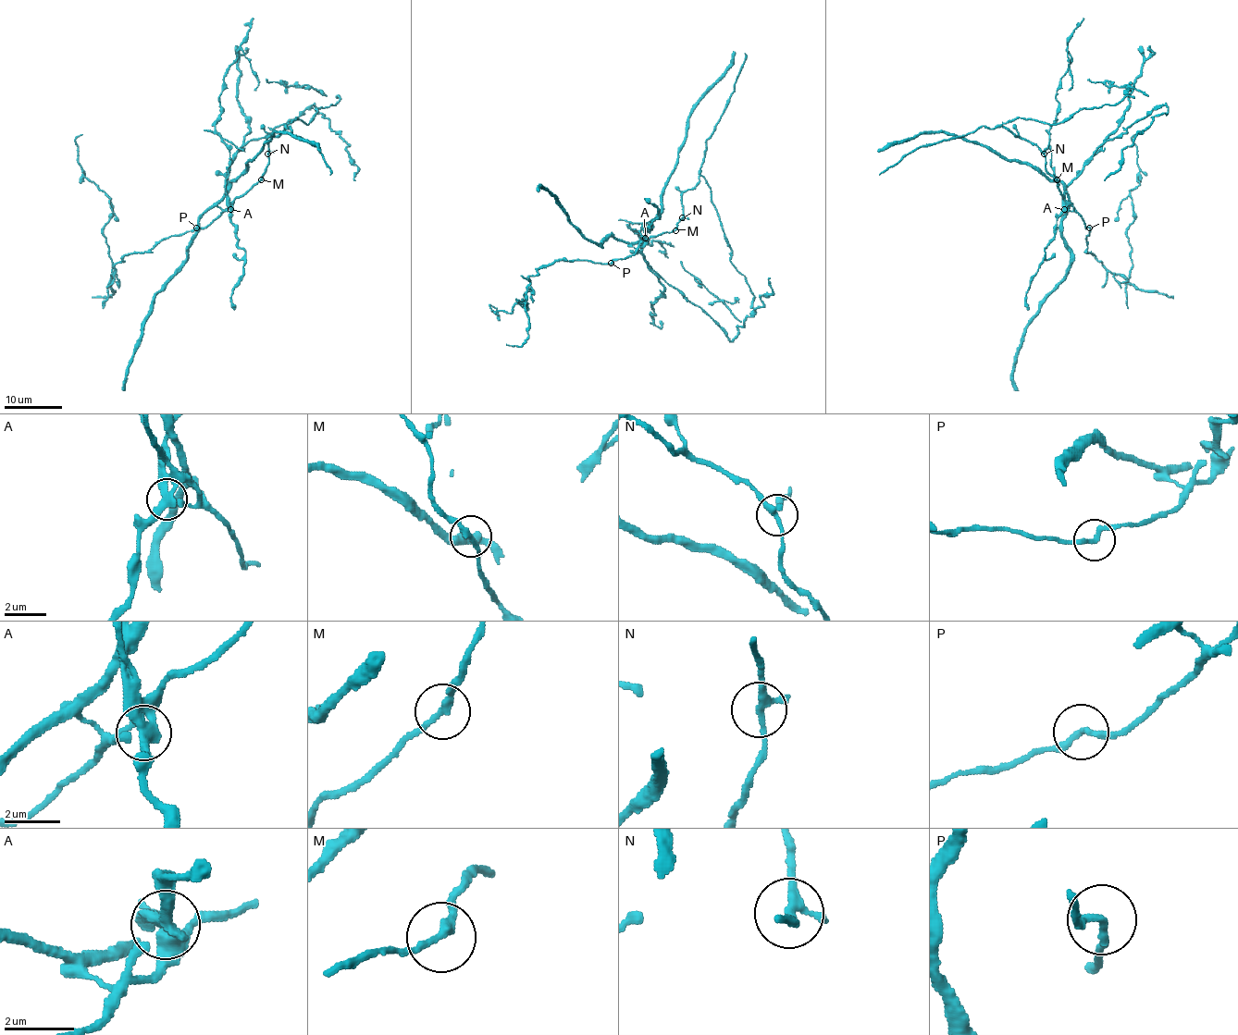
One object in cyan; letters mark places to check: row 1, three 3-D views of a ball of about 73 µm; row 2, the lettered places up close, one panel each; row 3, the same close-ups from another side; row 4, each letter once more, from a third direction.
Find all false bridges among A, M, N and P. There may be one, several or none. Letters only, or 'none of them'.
A, P

